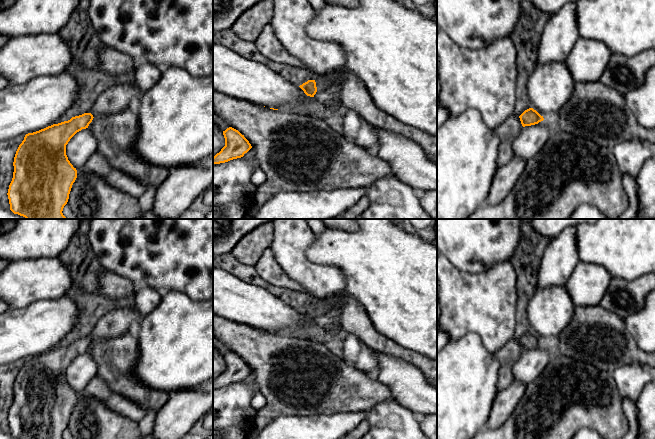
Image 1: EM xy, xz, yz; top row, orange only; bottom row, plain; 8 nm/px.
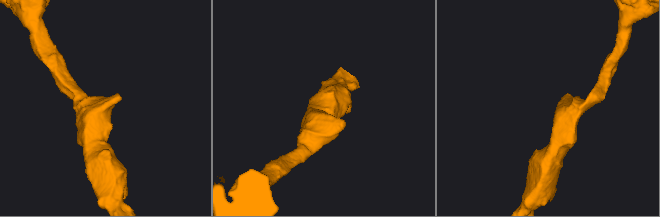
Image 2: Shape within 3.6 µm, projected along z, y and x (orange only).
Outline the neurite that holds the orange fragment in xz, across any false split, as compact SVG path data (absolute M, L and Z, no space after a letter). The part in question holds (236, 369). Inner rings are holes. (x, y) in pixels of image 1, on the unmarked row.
M229 351L223 355L225 370L213 381L213 388L225 387L241 382L251 372L249 365L238 354Z

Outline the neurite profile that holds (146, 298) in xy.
M139 286L135 294L135 308L139 312L141 319L150 314L159 304L161 295L158 290Z

